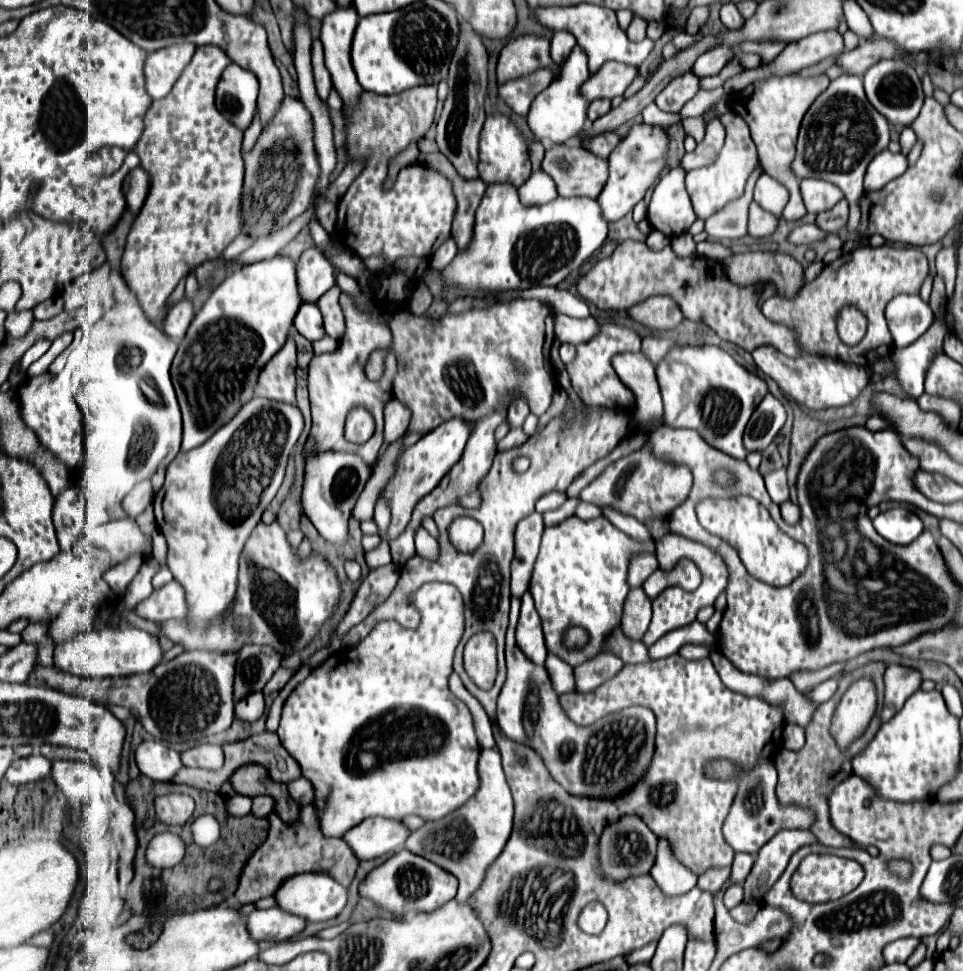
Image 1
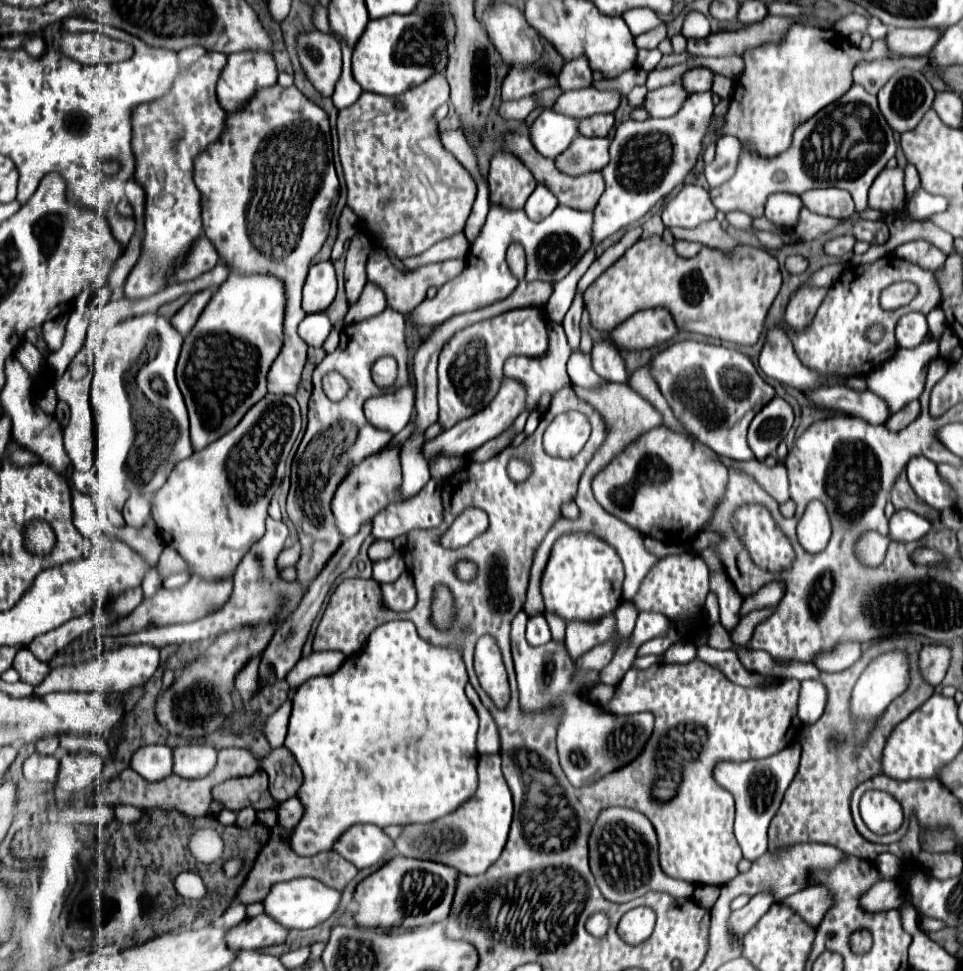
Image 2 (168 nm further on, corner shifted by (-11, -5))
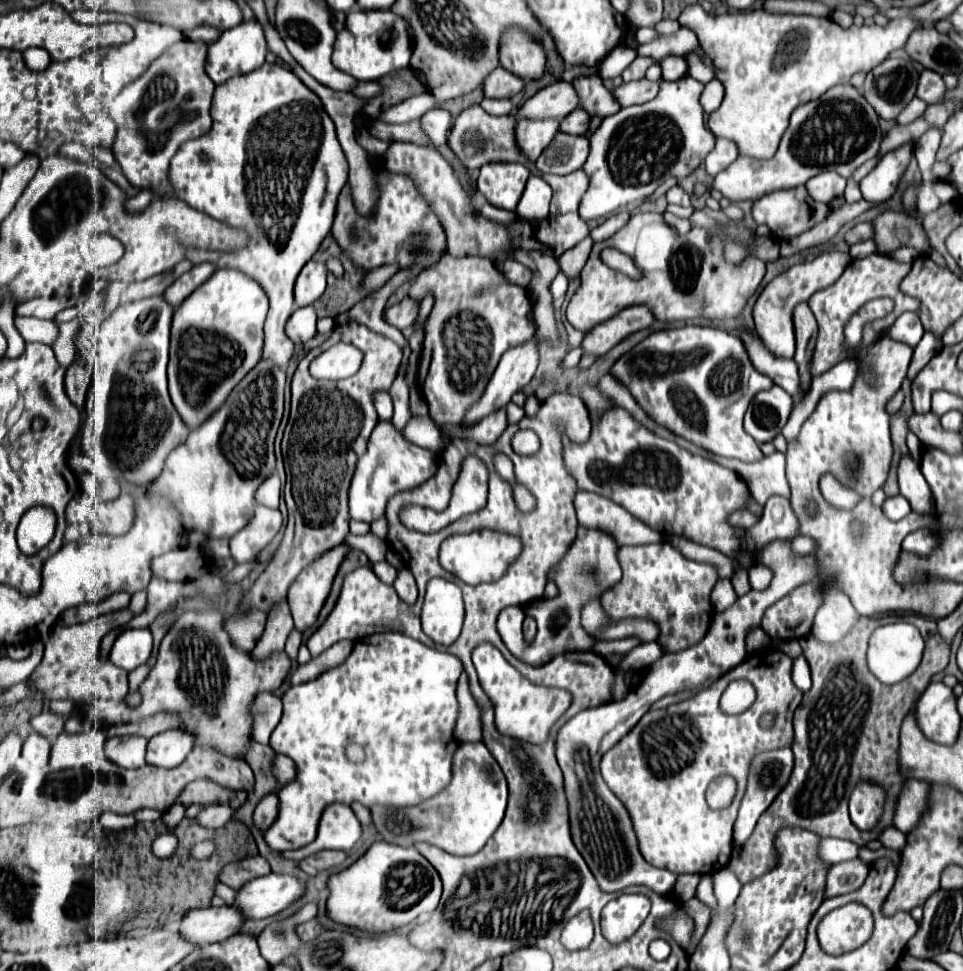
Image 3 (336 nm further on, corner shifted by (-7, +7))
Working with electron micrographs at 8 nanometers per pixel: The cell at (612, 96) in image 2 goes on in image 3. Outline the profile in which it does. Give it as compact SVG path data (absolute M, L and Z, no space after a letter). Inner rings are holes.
M558 81L540 89L534 97L530 97L516 111L516 119L544 119L544 117L564 119L576 107L578 107L578 97L576 91L572 89L572 83Z

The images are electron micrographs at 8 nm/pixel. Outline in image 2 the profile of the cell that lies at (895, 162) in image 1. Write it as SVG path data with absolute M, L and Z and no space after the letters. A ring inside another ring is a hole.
M882 171L872 183L868 203L870 209L878 209L884 215L904 211L906 191L904 191L904 171Z

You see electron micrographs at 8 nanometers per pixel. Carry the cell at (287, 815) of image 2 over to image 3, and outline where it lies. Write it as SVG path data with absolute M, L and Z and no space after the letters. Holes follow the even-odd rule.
M266 795L254 809L254 825L266 831L274 823L276 817L278 817L278 797Z

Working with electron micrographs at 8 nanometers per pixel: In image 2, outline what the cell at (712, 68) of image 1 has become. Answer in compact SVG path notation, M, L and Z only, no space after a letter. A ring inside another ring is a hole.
M698 67L698 69L690 69L690 71L684 73L682 85L684 85L690 93L708 91L708 89L712 87L712 79L714 79L714 71L706 69L706 67Z

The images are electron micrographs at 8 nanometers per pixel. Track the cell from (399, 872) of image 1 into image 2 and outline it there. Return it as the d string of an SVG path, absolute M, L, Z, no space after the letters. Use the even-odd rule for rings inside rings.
M394 857L376 873L372 873L362 883L358 883L354 893L354 899L360 905L356 913L356 921L358 925L364 927L404 925L408 929L434 921L444 921L450 915L458 875L460 873L456 869L442 863ZM406 875L408 875L408 889L404 889Z

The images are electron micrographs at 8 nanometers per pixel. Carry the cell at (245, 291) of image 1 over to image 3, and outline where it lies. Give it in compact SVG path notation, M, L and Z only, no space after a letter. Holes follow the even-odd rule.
M218 269L200 289L174 309L168 361L168 391L182 421L194 429L204 423L260 361L268 297L248 275Z

